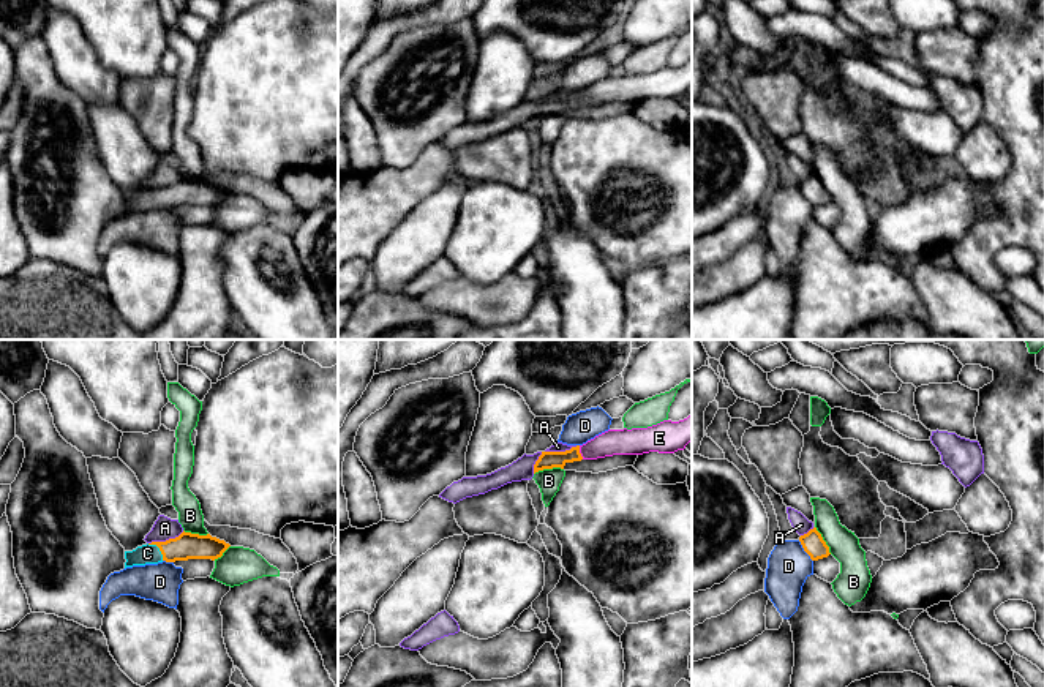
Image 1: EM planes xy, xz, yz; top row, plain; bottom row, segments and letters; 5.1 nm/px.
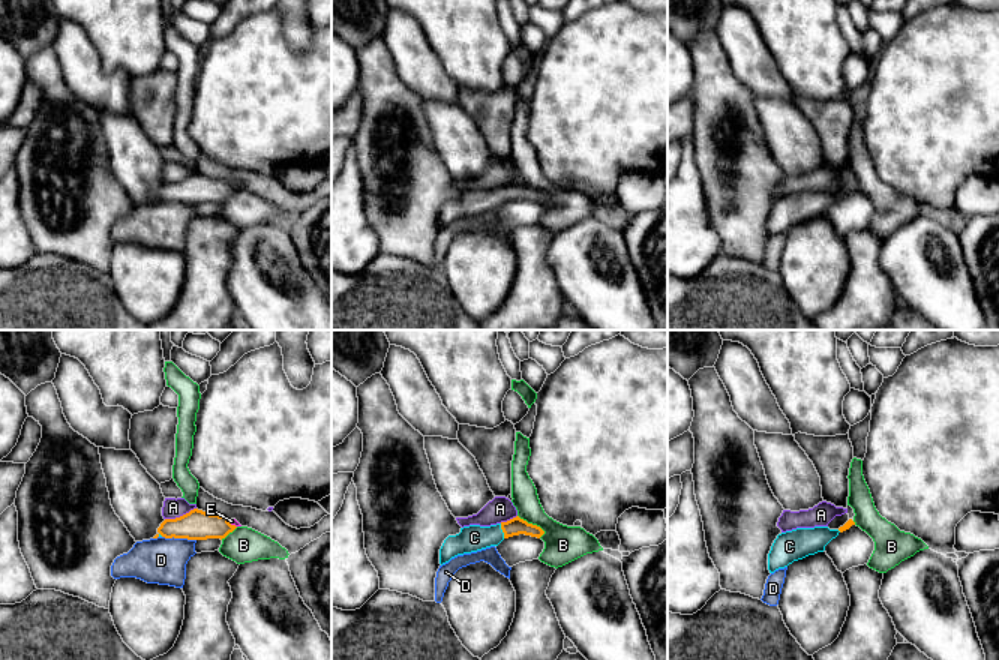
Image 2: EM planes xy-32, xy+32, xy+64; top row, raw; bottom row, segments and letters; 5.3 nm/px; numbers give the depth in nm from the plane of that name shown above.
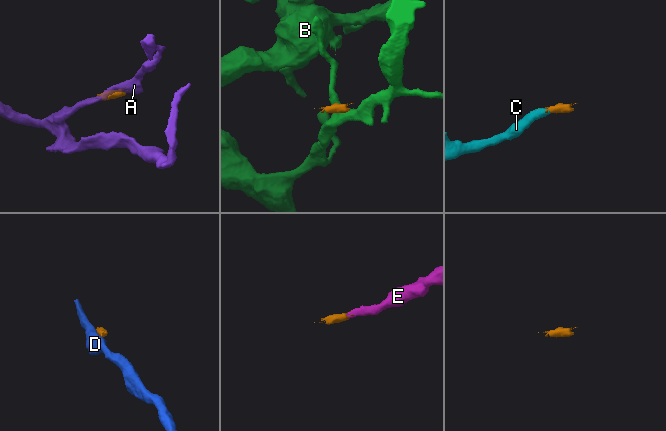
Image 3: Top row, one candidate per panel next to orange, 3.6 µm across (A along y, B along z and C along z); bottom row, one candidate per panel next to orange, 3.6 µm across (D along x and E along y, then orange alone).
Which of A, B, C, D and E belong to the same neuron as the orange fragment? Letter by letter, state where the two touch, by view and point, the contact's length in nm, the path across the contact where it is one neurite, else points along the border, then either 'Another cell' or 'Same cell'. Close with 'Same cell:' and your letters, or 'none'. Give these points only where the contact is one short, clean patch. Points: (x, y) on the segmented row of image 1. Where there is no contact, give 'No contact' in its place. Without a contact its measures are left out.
A: Touches orange at xy (166, 540). Shared border 200 nm. Another cell
B: Touches orange at xz (548, 468). Shared border 160 nm. Boundary: xz (563, 468), (544, 468), (534, 474). Another cell
C: Touches orange at xy (158, 547). Shared border 120 nm. Path across: xy (187, 545), (158, 547), (147, 553). Same cell
D: Touches orange at yz (804, 550). Shared border 130 nm. Boundary: yz (798, 540), (812, 561). Another cell
E: Touches orange at xz (578, 452). Shared border 80 nm. Path across: xz (548, 460), (558, 460), (578, 452), (624, 441). Same cell
Same cell: C, E

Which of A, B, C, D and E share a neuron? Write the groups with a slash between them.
A / B / C E / D

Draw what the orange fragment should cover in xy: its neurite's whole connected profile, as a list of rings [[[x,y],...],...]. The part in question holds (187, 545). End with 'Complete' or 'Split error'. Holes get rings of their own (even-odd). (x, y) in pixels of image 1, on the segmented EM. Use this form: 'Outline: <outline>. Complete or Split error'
Outline: [[[182,532],[175,539],[166,542],[152,542],[125,551],[125,569],[133,565],[175,562],[188,559],[218,559],[231,545],[216,537]]]. Split error

